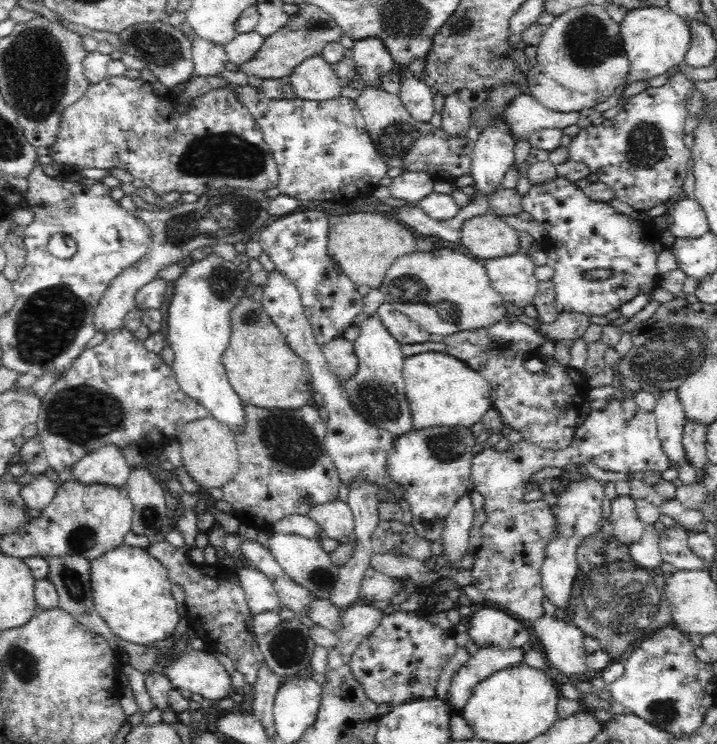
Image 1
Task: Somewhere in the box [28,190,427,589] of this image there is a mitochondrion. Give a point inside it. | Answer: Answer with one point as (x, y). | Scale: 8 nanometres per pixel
(79, 414)

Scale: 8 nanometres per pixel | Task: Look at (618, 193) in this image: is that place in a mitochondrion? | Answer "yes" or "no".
no

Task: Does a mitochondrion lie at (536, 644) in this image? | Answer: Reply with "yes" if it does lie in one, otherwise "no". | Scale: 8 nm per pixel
no

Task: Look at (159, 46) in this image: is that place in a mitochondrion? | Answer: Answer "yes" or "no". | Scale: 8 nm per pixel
yes

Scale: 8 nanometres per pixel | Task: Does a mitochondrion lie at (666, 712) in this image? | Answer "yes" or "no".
yes

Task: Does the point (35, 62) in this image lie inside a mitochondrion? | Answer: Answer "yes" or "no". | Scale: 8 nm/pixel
yes

